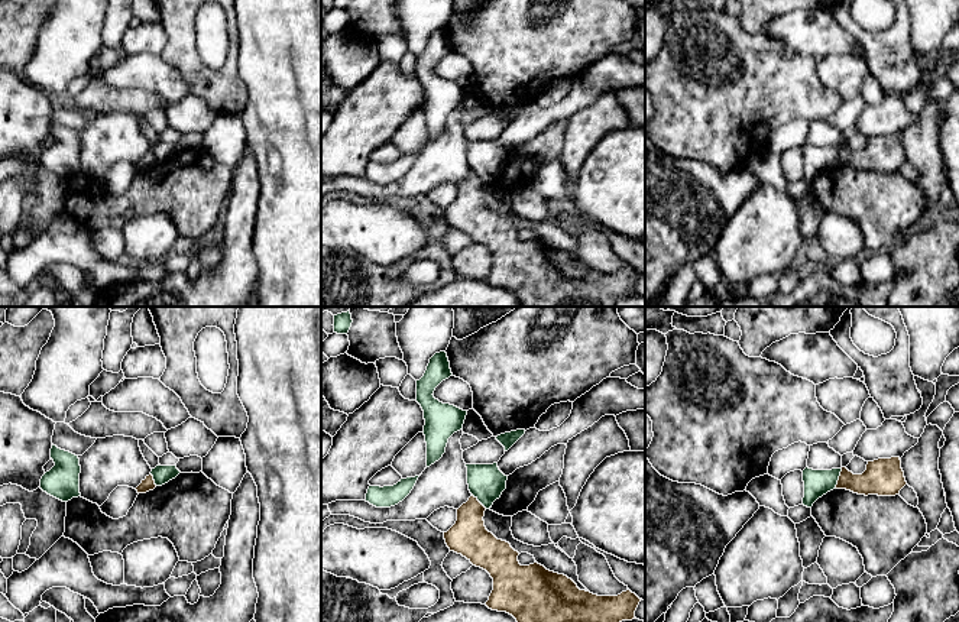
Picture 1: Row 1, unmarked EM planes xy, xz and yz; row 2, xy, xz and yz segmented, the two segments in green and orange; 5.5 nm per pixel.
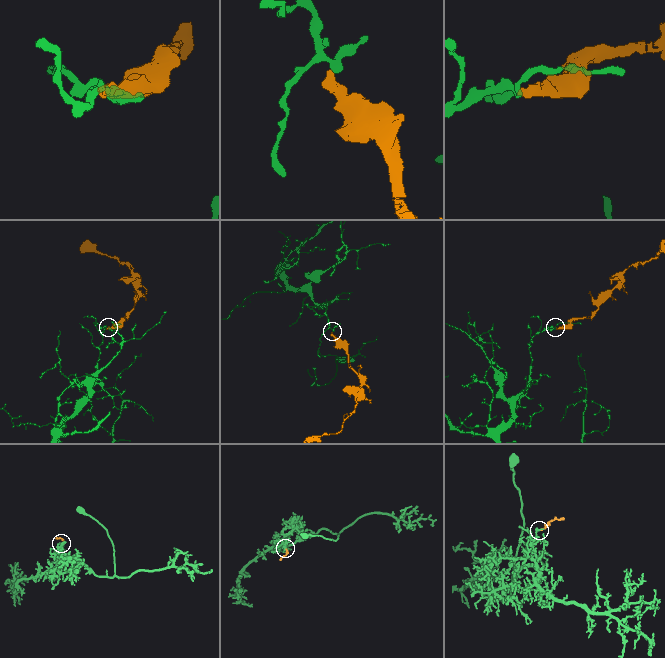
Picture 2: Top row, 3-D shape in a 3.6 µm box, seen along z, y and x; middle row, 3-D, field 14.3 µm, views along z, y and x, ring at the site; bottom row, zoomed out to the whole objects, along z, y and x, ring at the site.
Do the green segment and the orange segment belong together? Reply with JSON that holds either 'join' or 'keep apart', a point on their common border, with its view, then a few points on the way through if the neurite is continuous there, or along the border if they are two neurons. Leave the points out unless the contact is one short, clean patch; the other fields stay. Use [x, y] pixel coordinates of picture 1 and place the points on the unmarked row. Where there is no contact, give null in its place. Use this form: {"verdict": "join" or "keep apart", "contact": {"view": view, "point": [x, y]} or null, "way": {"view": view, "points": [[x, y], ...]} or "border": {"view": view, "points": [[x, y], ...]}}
{"verdict": "keep apart", "contact": {"view": "yz", "point": [838, 155]}, "border": {"view": "yz", "points": [[842, 145], [835, 164]]}}

